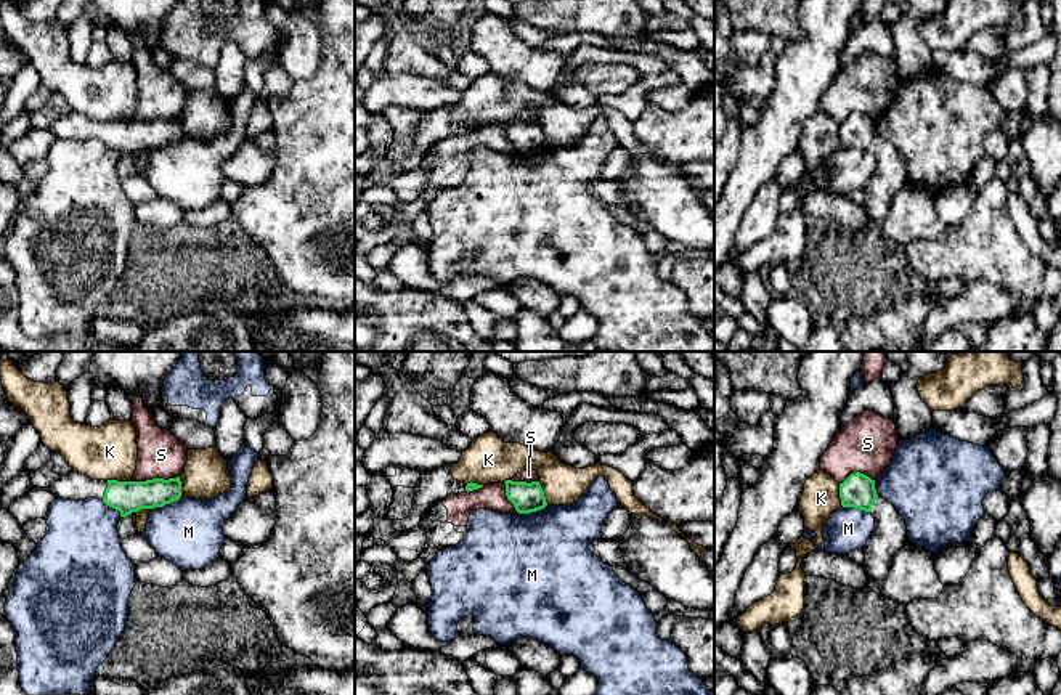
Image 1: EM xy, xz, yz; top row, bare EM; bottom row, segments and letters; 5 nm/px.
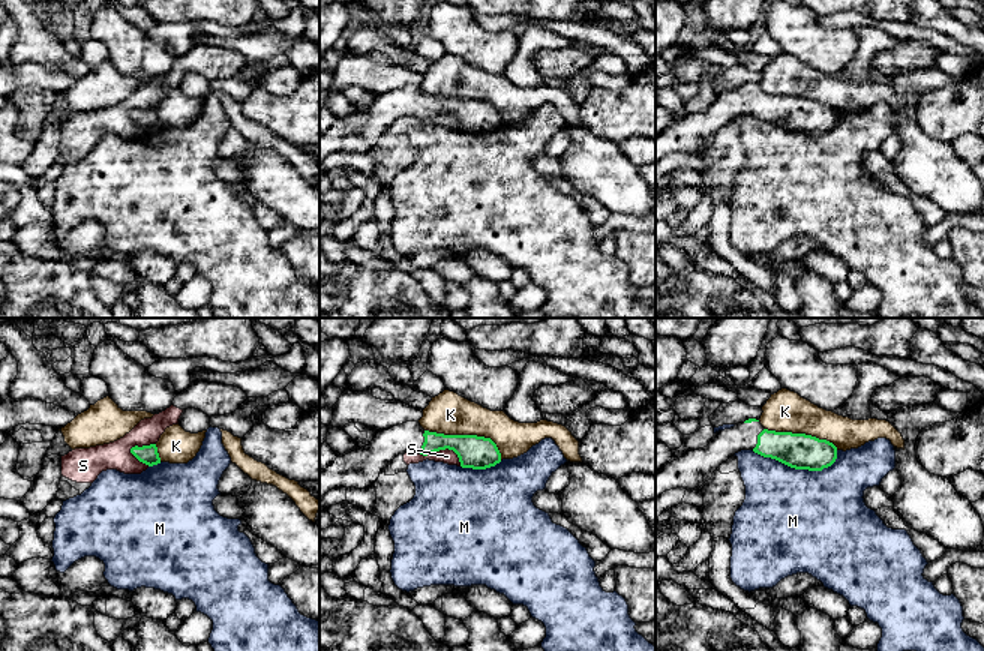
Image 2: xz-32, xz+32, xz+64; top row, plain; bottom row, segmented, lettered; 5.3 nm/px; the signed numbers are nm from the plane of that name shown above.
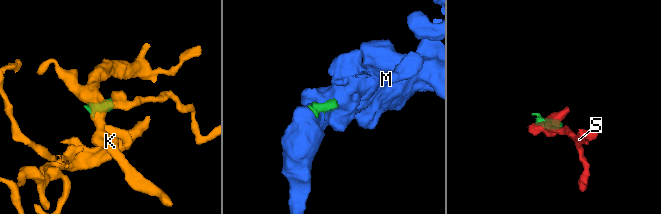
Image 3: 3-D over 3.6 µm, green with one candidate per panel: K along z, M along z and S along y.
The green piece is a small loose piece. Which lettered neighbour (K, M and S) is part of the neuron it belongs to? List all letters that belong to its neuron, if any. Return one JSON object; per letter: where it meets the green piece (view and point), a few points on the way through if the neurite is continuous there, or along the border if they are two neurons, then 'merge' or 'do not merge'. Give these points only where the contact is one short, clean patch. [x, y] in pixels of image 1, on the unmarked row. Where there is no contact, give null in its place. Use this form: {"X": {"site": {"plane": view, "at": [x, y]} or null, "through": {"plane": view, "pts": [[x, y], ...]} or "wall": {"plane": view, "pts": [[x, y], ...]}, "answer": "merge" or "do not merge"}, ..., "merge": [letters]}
{"K": {"site": {"plane": "xz", "at": [543, 134]}, "answer": "do not merge"}, "M": {"site": {"plane": "xy", "at": [166, 143]}, "answer": "do not merge"}, "S": {"site": {"plane": "xy", "at": [154, 119]}, "wall": {"plane": "xy", "pts": [[178, 116], [130, 122]]}, "answer": "do not merge"}, "merge": []}

